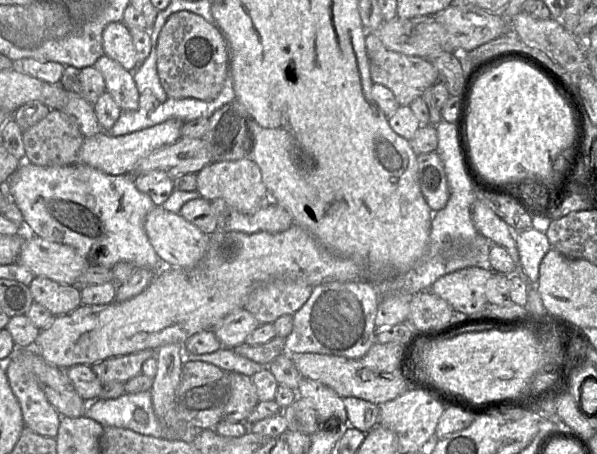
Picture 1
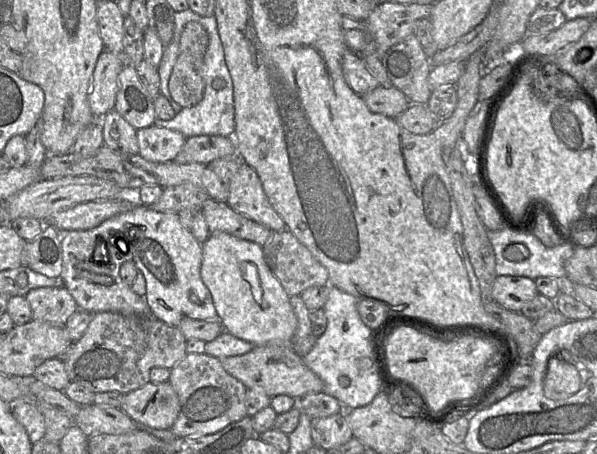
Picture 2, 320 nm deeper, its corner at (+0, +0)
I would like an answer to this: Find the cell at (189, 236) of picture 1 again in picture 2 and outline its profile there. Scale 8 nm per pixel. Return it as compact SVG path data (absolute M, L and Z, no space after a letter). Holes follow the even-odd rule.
M225 232L211 233L202 244L201 278L212 294L225 331L255 346L289 344L297 328L290 296L268 266L263 246Z

